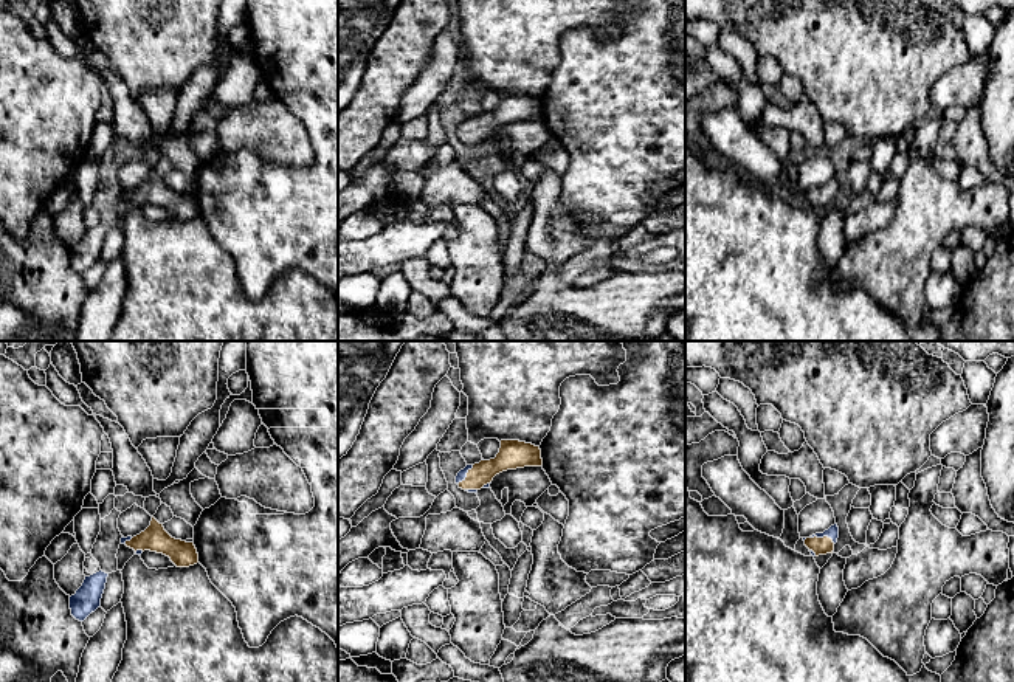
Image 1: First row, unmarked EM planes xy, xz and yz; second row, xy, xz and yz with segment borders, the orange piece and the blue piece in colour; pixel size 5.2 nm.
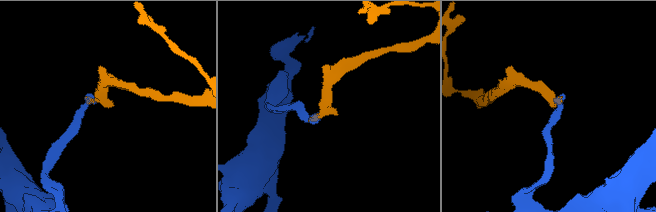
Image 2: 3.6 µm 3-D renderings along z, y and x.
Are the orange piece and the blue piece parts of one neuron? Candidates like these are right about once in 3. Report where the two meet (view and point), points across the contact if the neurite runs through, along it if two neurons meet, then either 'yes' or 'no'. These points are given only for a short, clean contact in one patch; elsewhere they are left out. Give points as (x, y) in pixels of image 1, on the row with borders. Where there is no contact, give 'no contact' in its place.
yz (824, 537) | across yz (820, 546), (824, 537), (833, 532) | yes

